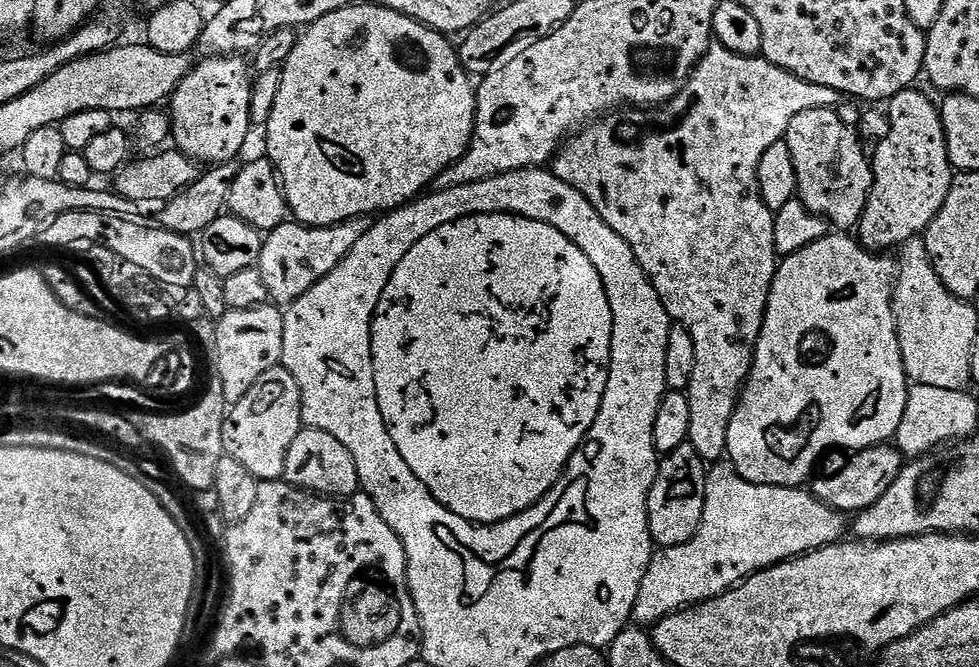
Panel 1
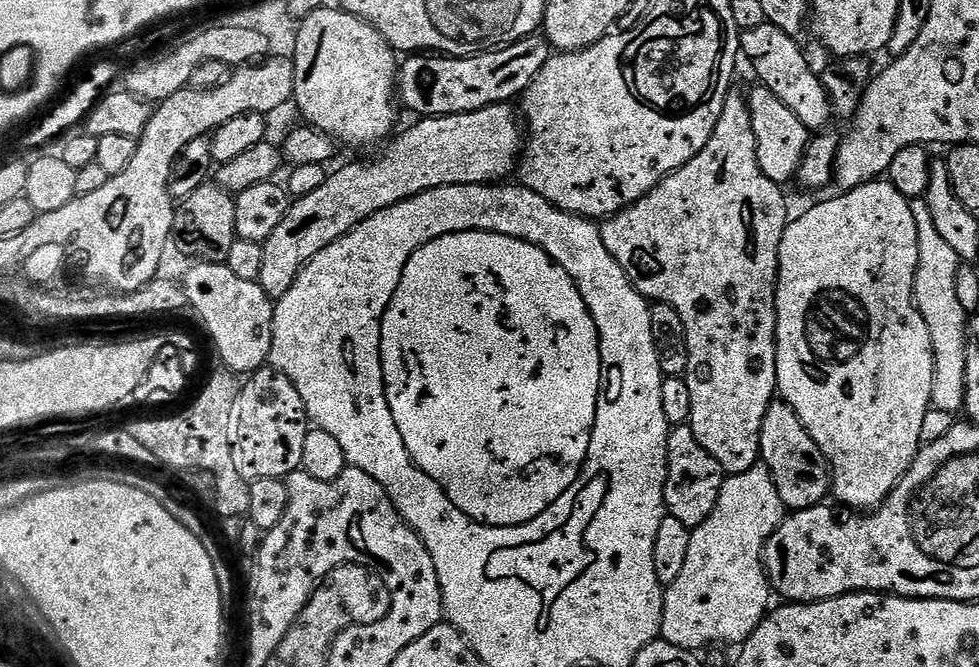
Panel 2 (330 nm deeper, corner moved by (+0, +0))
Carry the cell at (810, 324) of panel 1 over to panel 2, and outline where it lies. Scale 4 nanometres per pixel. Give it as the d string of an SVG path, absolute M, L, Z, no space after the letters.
M881 178L872 180L868 184L863 184L857 188L849 188L843 194L836 194L833 200L824 200L821 204L816 204L813 208L808 208L800 217L789 219L788 228L782 234L782 242L780 243L780 270L776 273L776 387L778 389L779 399L790 405L794 410L794 414L798 414L798 418L802 422L804 429L810 434L810 438L814 438L814 442L824 452L824 457L828 460L828 467L832 470L832 478L835 487L840 488L840 500L850 507L856 508L852 510L875 510L884 503L891 492L896 489L898 482L910 470L910 466L916 461L917 454L920 453L922 447L922 424L926 418L929 409L932 408L932 391L934 390L934 354L932 353L932 343L930 342L930 330L926 330L926 322L922 318L922 314L916 305L916 295L914 294L914 278L918 270L918 226L914 222L914 214L912 213L912 205L902 194L898 194L898 190L893 184L889 184L887 179Z

